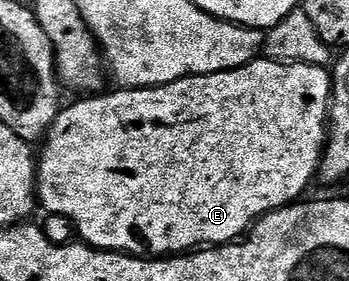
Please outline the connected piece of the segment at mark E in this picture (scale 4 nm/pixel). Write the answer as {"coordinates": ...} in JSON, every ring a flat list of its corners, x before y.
{"coordinates":[[257,58,252,60,246,66,235,68,229,72,219,72,218,74,206,74,205,76,187,76,173,84,163,84,160,88,125,88,115,90,109,96,105,94,92,94,87,98,80,98,77,104,61,107,60,113,52,123,52,129,42,141,44,149,38,152,38,163,36,166,36,195,38,204,43,211,48,214,62,214,74,222,79,239,90,248,101,248,103,252,126,252,130,256,142,256,145,258,167,258,187,254,201,246,219,246,222,244,231,244,243,237,248,229,256,223,267,212,273,212,279,208,285,208,287,204,295,204,305,195,304,191,312,184,312,179,317,179,320,171,320,159,324,157,324,145,328,138,328,125,330,123,330,105,332,103,332,78,333,73,327,67,319,68,309,64,285,64,279,60,269,60,267,58]]}

